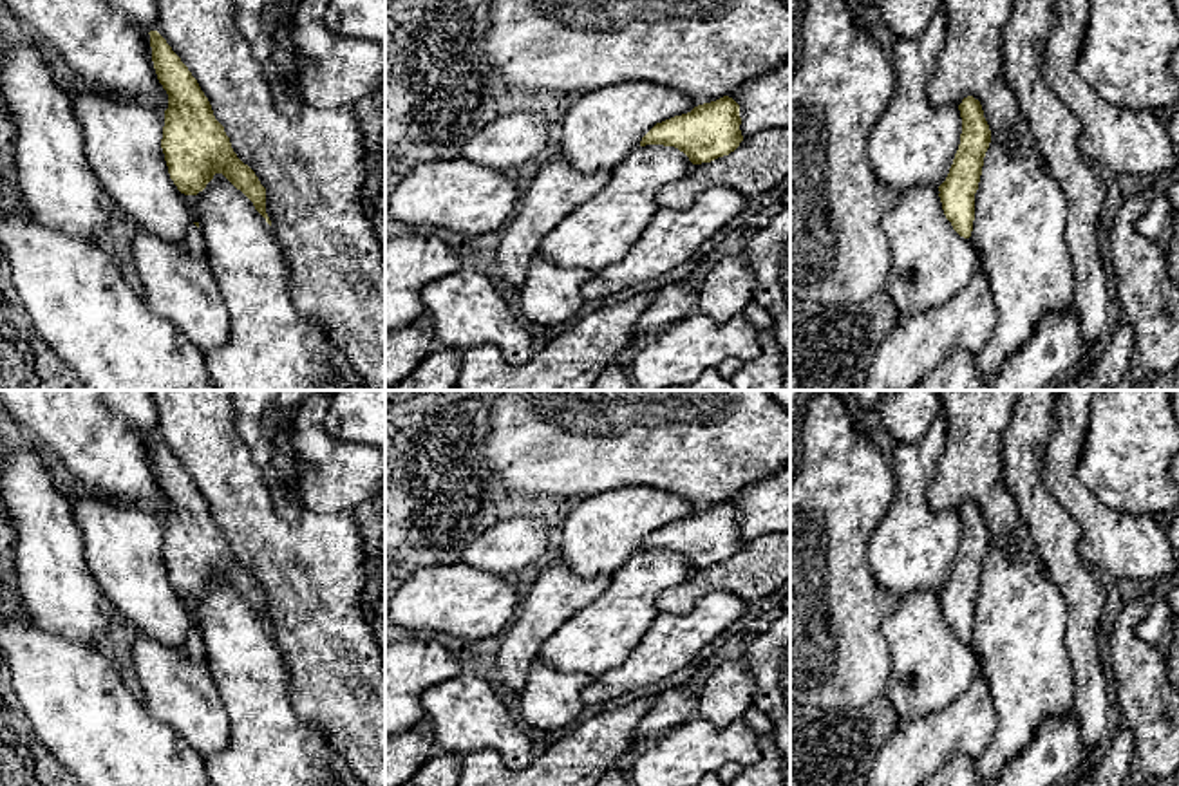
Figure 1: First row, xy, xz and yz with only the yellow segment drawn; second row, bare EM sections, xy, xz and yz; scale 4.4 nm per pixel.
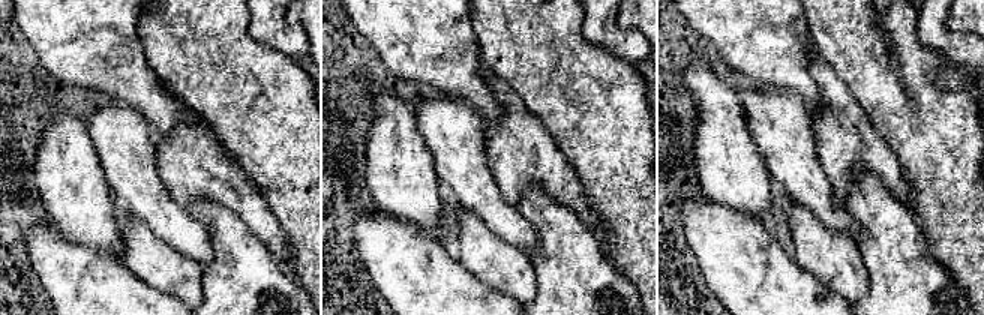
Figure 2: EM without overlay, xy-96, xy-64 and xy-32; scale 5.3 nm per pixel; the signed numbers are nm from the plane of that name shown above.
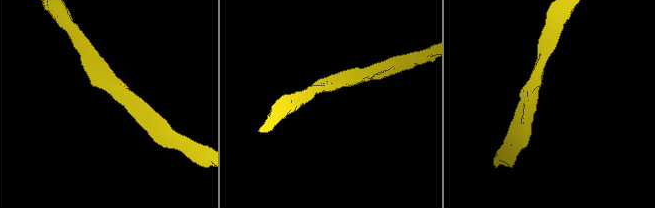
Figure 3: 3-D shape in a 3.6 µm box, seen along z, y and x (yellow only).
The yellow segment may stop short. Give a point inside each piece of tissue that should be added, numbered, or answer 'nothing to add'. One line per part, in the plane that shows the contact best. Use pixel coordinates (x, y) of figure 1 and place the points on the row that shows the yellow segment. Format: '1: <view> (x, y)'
1: xy (122, 138)

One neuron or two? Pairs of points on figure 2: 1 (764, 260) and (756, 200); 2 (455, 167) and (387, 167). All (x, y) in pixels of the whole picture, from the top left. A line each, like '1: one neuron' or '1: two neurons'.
1: one neuron
2: two neurons

